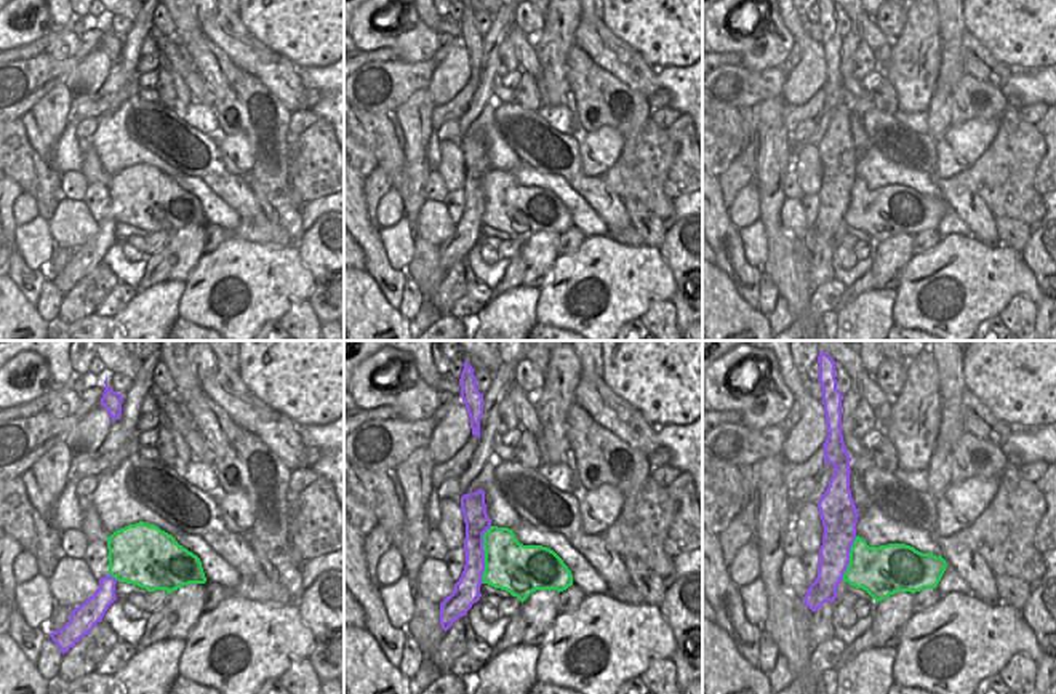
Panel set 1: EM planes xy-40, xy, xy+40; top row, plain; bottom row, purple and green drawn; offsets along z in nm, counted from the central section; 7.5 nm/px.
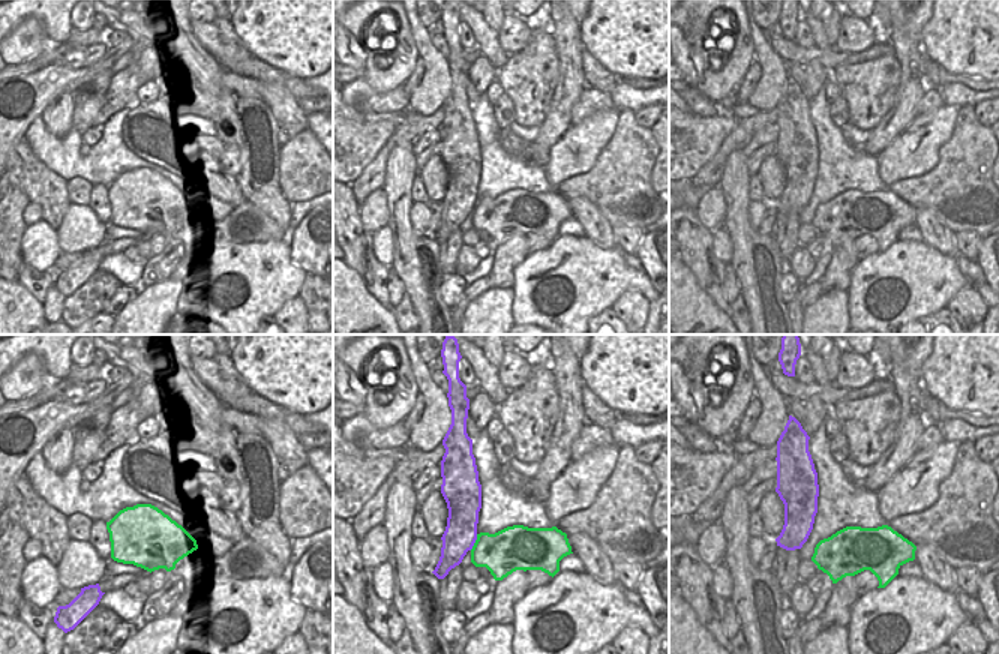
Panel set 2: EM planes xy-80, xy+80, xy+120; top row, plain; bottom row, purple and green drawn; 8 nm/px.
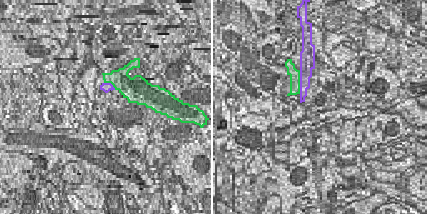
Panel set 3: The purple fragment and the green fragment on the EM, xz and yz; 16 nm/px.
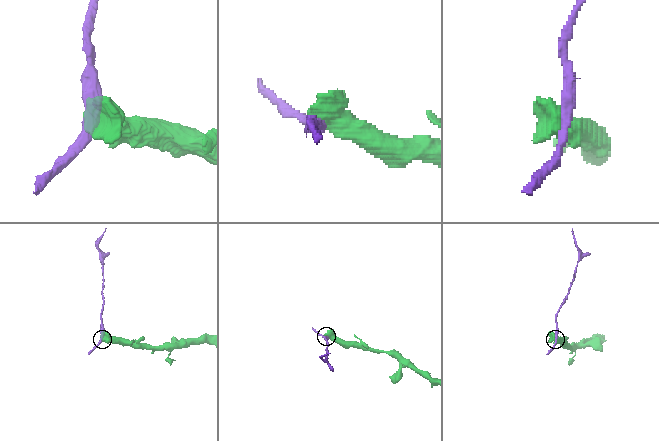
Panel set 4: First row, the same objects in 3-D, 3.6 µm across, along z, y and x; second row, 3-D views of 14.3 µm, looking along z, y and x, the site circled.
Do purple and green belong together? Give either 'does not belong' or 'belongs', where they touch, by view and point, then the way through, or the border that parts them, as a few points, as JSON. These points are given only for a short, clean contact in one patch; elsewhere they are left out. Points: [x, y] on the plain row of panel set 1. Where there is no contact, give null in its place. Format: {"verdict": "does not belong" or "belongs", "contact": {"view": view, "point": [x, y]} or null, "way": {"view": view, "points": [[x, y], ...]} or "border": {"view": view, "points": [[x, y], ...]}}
{"verdict": "does not belong", "contact": {"view": "xy", "point": [484, 197]}}

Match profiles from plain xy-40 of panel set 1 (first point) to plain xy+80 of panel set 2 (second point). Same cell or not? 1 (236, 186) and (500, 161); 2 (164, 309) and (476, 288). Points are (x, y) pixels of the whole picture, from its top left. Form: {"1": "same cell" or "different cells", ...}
{"1": "different cells", "2": "different cells"}

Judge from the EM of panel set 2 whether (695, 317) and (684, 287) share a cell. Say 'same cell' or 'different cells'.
same cell

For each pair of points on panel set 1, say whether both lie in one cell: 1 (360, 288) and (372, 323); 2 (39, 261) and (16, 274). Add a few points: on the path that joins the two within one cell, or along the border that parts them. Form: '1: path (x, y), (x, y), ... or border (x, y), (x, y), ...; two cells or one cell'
1: path (360, 296), (360, 312), (364, 315); one cell
2: border (16, 250), (31, 269), (45, 271); two cells

